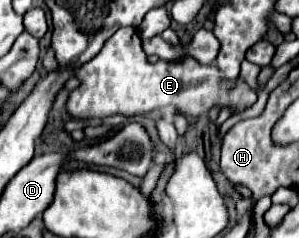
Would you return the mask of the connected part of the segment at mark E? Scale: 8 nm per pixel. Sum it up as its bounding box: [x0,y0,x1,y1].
[67,28,258,120]

